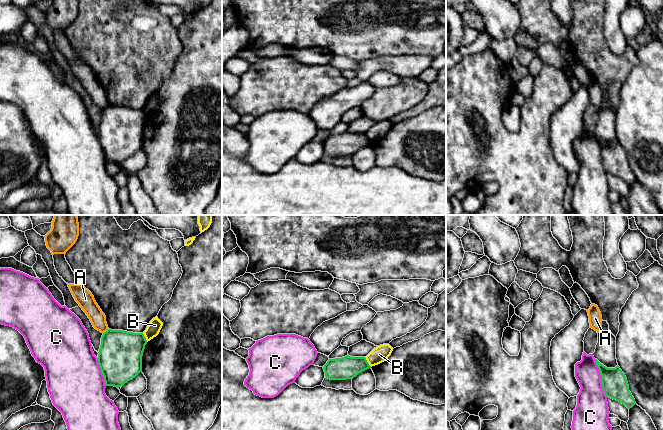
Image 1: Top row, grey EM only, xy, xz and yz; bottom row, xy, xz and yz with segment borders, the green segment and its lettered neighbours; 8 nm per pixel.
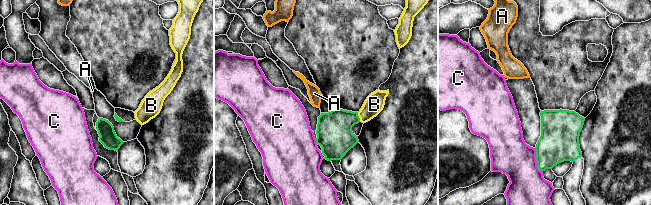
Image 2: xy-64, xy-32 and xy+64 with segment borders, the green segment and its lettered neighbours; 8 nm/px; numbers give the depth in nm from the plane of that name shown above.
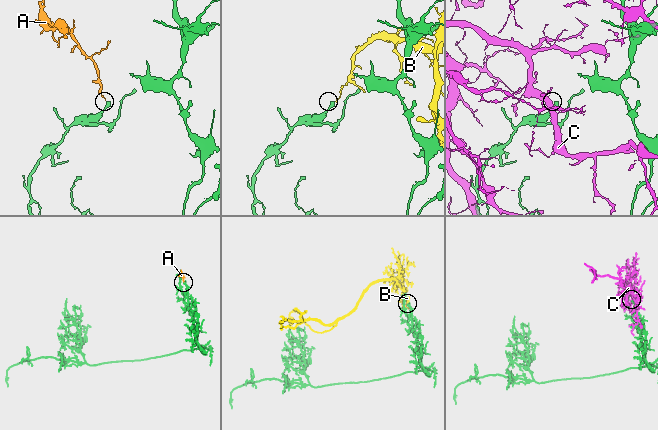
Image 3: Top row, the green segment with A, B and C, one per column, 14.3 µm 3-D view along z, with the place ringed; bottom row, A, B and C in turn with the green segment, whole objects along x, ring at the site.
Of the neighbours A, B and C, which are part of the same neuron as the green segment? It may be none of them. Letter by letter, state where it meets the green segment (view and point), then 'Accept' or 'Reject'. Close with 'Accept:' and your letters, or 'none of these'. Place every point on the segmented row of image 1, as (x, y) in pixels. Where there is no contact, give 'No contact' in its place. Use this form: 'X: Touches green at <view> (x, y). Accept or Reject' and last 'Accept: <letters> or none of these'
A: Touches green at xy (106, 331). Reject
B: Touches green at xz (367, 362). Reject
C: Touches green at yz (601, 378). Reject
Accept: none of these

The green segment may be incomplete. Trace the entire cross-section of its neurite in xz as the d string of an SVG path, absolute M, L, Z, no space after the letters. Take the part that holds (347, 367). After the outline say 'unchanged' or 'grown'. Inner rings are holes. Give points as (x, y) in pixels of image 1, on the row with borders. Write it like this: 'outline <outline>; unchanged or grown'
outline M351 357L329 359L323 369L325 377L330 380L353 379L359 373L371 368L365 357Z; unchanged

